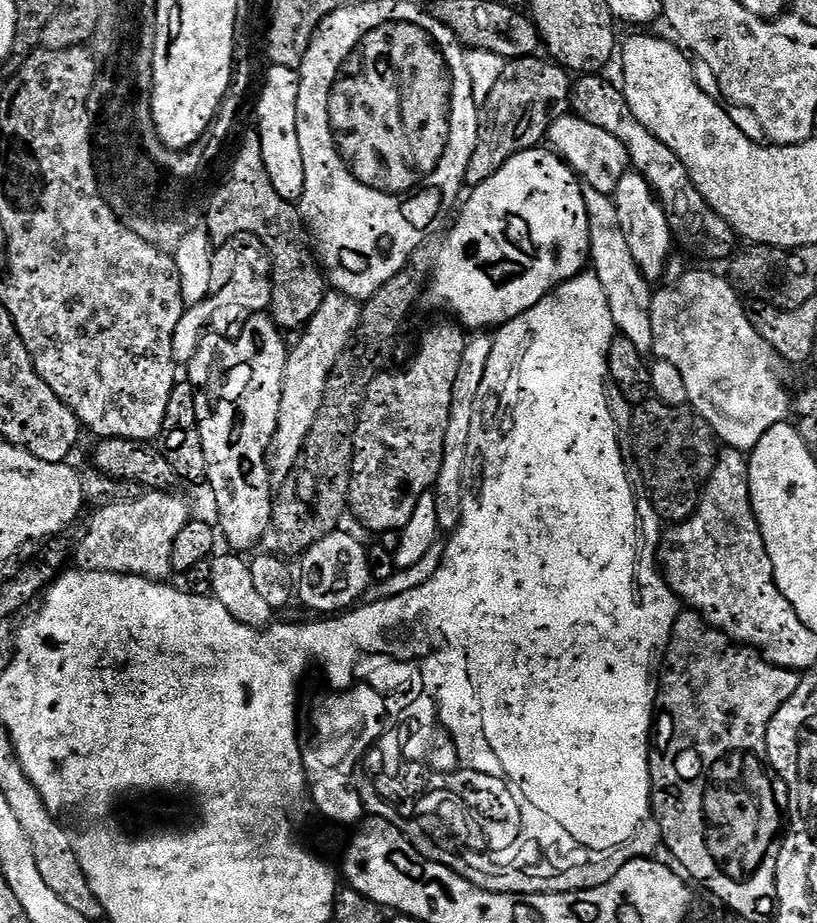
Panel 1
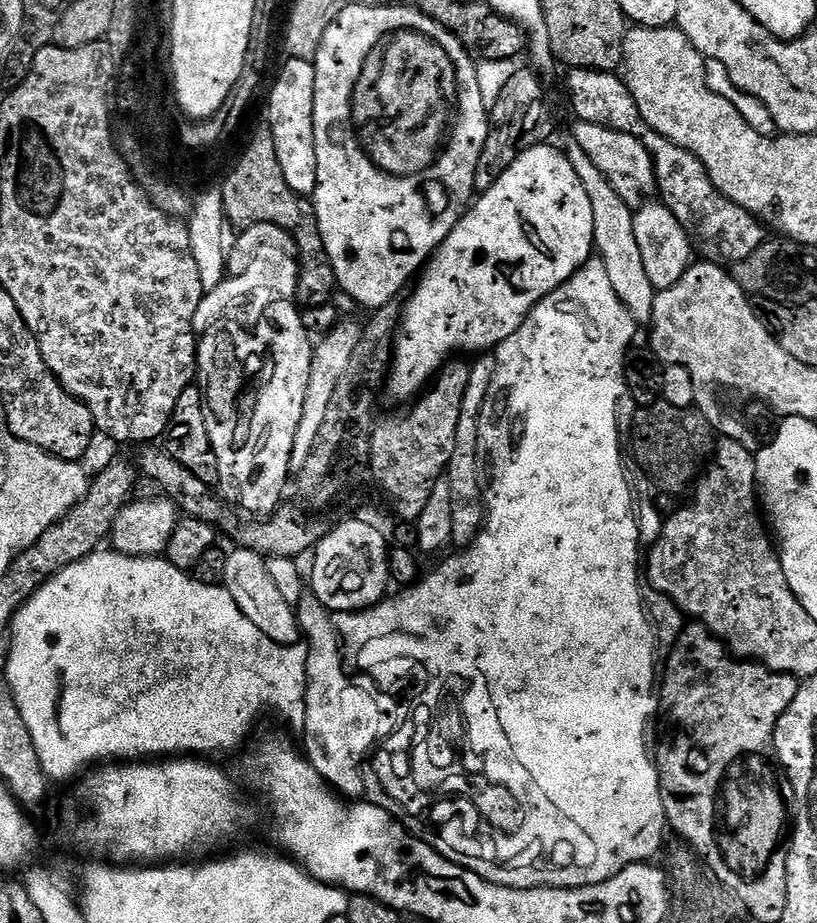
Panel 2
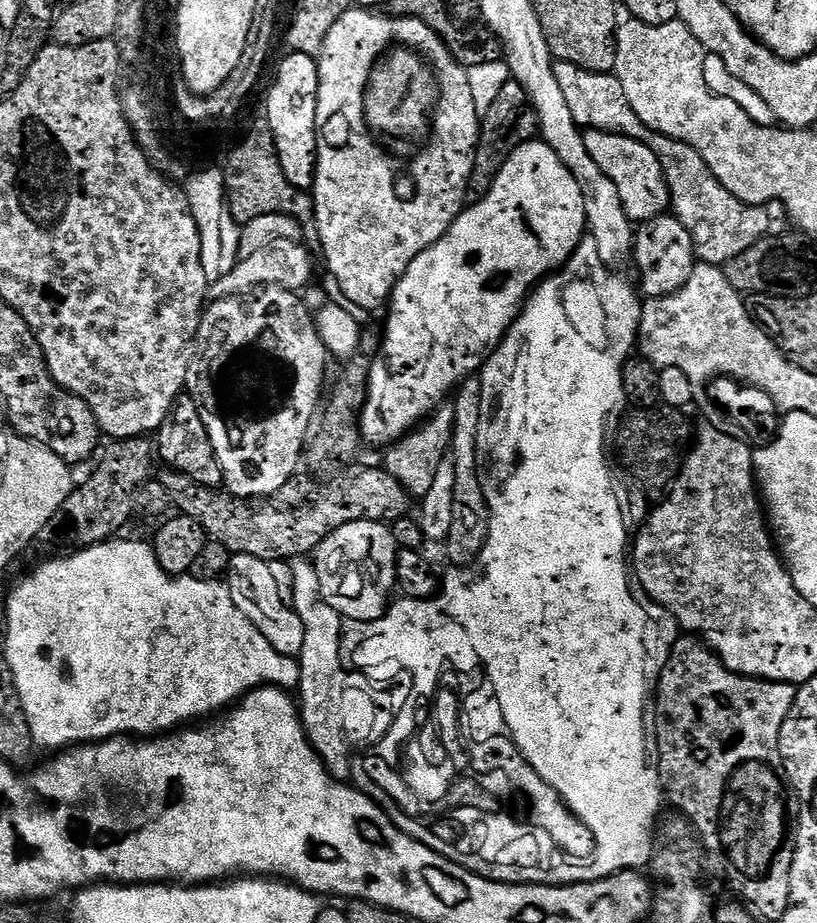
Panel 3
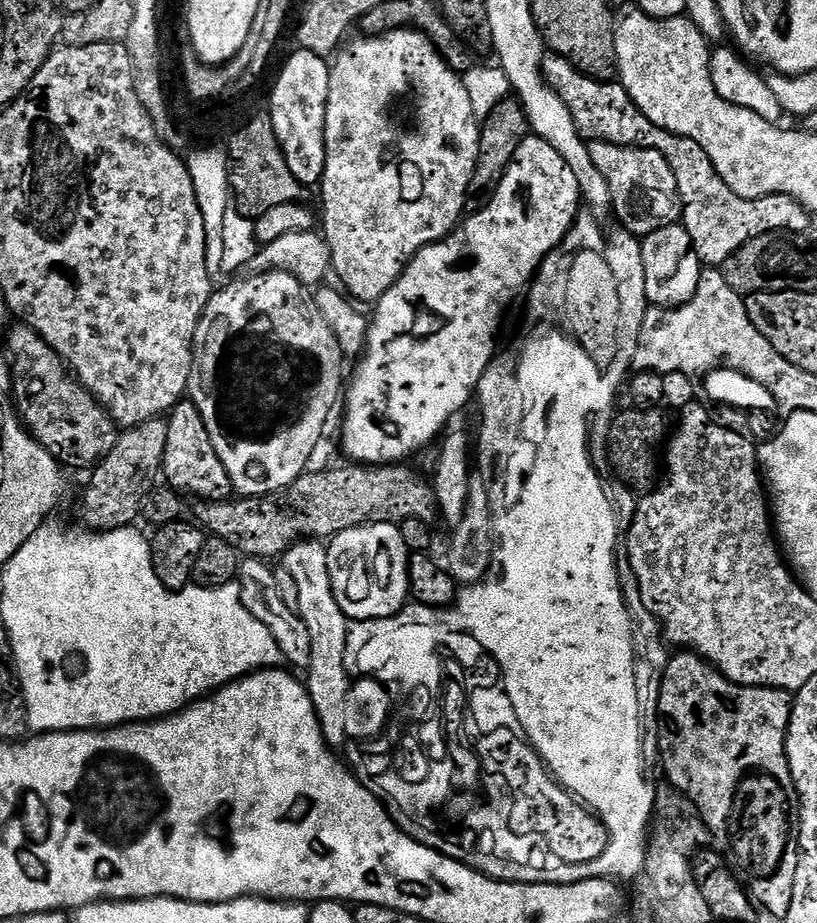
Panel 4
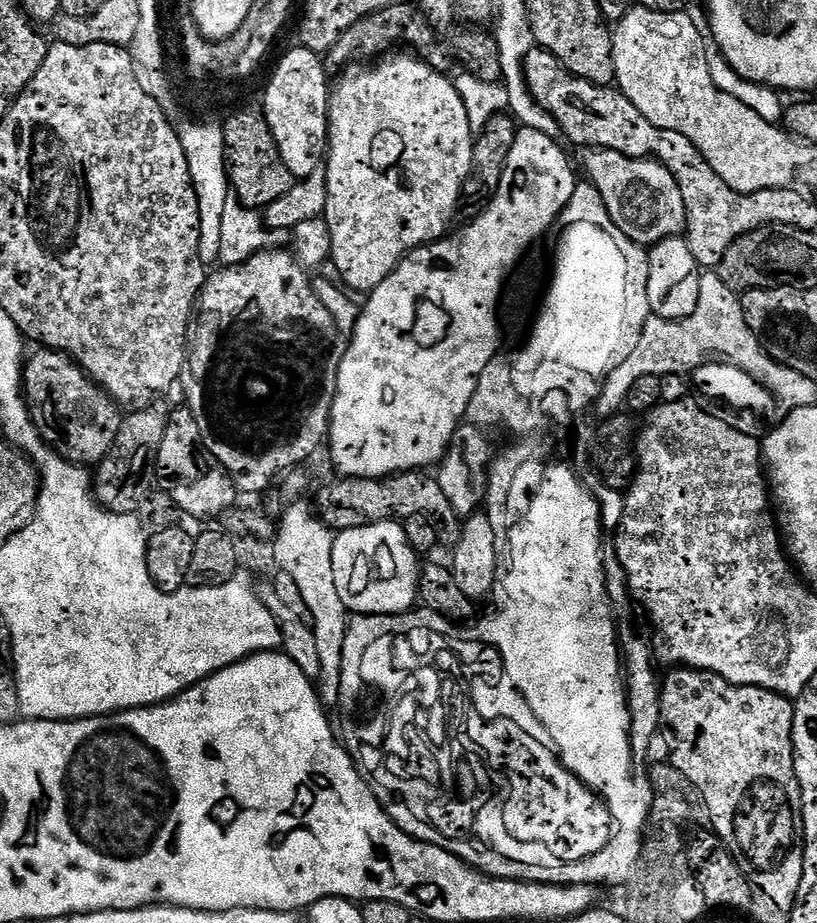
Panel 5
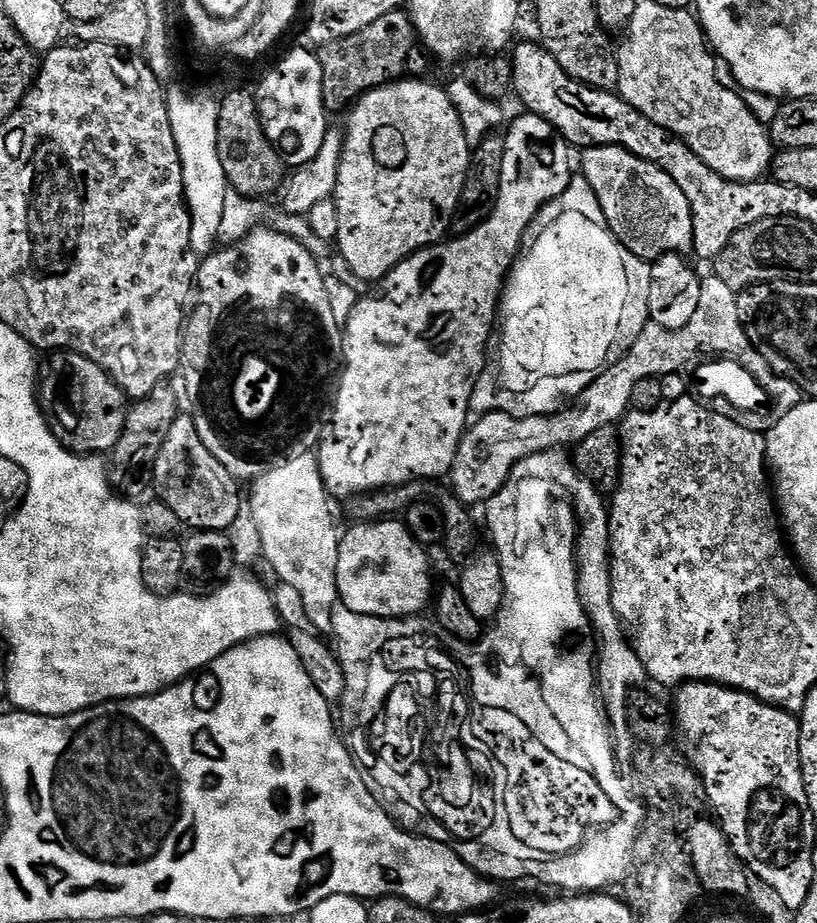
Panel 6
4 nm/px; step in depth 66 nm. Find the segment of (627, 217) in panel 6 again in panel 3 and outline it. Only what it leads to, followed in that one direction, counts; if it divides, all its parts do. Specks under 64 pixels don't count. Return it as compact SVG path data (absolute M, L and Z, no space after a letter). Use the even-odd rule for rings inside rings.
M593 128L584 132L584 141L586 150L590 150L590 158L594 158L606 178L614 182L620 201L631 221L643 226L669 211L672 196L668 192L668 179L664 177L664 167L660 165L660 160L654 150L650 150L650 146L629 136L610 134Z

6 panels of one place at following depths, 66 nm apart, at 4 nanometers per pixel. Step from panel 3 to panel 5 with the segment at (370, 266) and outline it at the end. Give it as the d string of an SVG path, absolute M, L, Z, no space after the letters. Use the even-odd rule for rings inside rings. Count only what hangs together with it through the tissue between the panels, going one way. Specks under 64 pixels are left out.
M388 54L371 66L364 66L361 72L349 71L340 85L333 87L328 101L328 151L326 153L326 210L322 219L328 224L332 255L330 260L337 264L345 285L353 293L371 294L392 273L401 260L415 248L422 248L433 243L449 231L448 223L457 215L463 184L471 170L474 129L470 126L470 118L466 118L466 106L462 106L462 98L458 94L455 83L445 73L435 72L425 64L419 56L396 56Z

